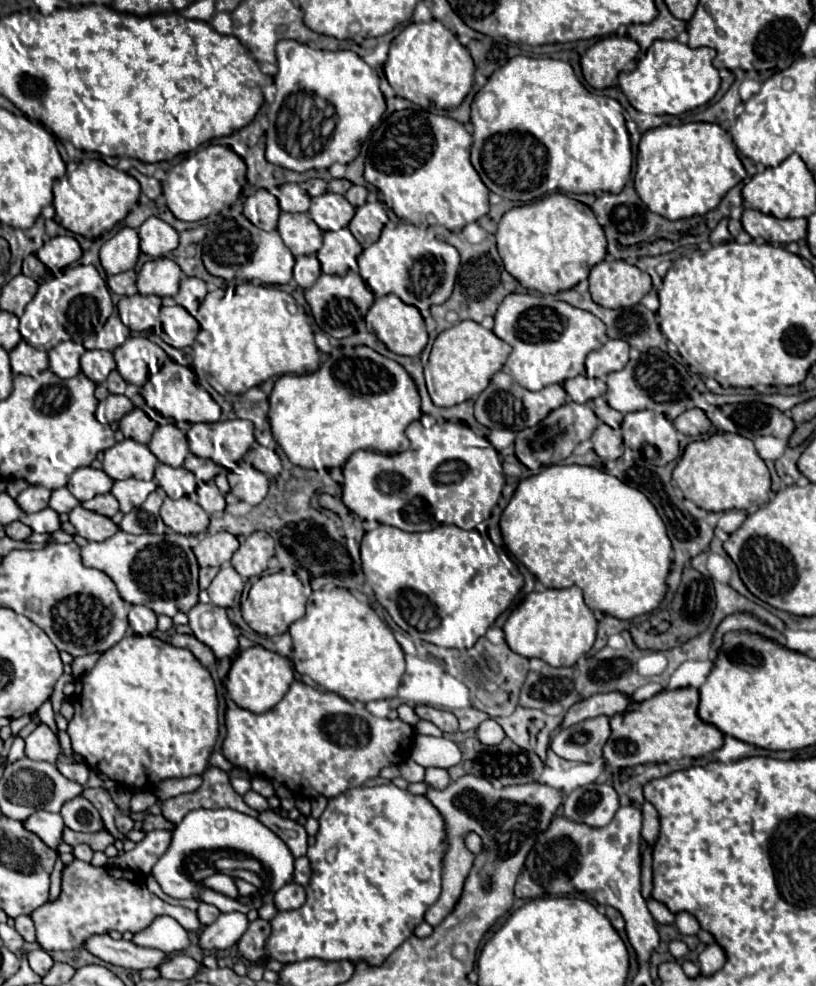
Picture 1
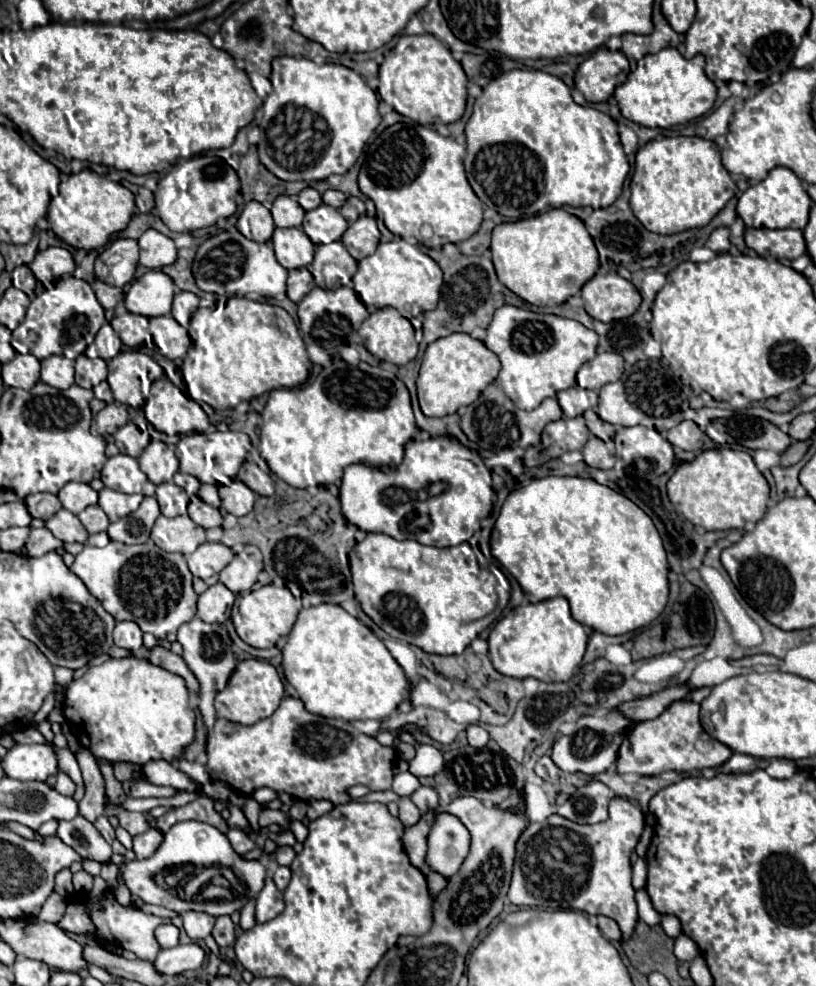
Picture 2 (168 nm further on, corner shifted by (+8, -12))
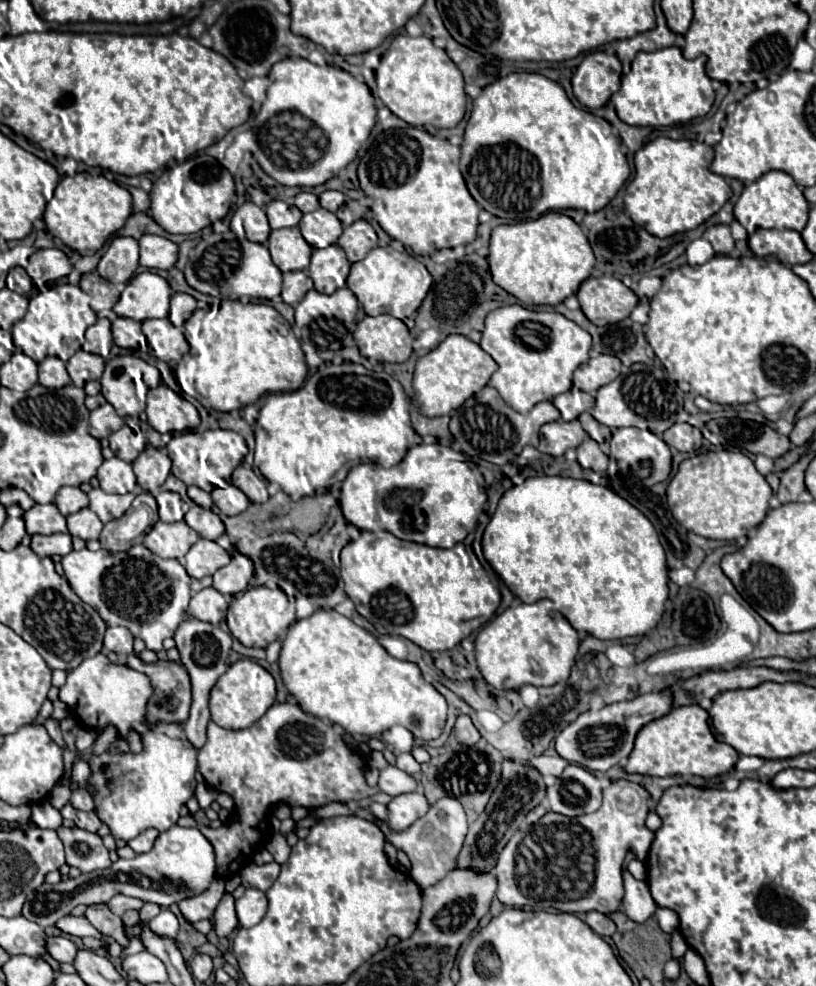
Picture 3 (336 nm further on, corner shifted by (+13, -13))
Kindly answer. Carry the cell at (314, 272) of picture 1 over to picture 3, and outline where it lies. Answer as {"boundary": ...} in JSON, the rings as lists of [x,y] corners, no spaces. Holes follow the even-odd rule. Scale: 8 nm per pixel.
{"boundary":[[[290,271],[283,273],[282,279],[282,299],[288,305],[298,305],[306,291],[312,289],[310,277],[304,271]]]}

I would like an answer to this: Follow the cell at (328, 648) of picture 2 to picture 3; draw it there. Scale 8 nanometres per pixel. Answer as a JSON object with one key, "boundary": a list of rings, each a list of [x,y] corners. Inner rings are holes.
{"boundary":[[[320,609],[314,615],[292,623],[286,639],[282,641],[278,663],[282,681],[302,711],[320,719],[328,719],[350,733],[372,737],[392,729],[394,725],[402,725],[410,729],[416,739],[430,741],[438,739],[444,729],[448,711],[446,699],[422,677],[420,667],[416,663],[392,657],[372,633],[364,631],[352,619],[336,613],[334,609]]]}

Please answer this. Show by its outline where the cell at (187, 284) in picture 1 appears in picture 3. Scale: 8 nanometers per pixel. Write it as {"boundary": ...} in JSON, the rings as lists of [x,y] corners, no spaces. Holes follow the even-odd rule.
{"boundary":[[[174,293],[170,299],[170,321],[182,329],[186,319],[194,313],[196,309],[196,299],[188,293]]]}

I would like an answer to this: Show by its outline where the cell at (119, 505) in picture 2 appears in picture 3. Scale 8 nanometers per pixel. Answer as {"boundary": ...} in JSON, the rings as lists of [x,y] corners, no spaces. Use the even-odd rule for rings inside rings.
{"boundary":[[[96,487],[96,489],[92,489],[92,491],[88,493],[88,499],[90,499],[90,505],[88,505],[88,507],[98,515],[98,519],[100,519],[102,523],[108,523],[108,521],[112,521],[112,519],[122,517],[122,515],[128,511],[128,507],[130,507],[132,501],[134,501],[134,495],[132,495],[132,493],[110,495],[110,493],[102,491],[100,487]]]}

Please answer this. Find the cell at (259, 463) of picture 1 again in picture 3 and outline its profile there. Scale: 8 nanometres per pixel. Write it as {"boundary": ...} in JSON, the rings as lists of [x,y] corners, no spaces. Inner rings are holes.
{"boundary":[[[238,465],[238,469],[234,469],[232,473],[232,485],[236,485],[252,503],[264,503],[268,501],[268,491],[266,491],[266,483],[252,471],[252,467],[248,465]]]}

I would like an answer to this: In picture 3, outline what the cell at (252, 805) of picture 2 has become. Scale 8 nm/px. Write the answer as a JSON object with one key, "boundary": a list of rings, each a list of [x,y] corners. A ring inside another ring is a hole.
{"boundary":[[[246,889],[246,893],[236,899],[236,917],[240,927],[252,927],[266,915],[266,895],[260,889]]]}

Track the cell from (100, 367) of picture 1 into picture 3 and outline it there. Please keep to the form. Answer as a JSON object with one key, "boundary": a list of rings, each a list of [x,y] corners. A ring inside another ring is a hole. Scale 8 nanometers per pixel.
{"boundary":[[[80,349],[68,359],[66,369],[68,369],[70,377],[72,377],[72,383],[78,385],[78,387],[84,387],[86,381],[102,377],[102,373],[104,373],[104,359],[100,355],[86,353],[86,351]]]}

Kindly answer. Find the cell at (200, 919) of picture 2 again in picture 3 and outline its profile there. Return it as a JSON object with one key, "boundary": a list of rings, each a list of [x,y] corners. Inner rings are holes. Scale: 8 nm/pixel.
{"boundary":[[[218,877],[210,883],[206,891],[202,891],[200,895],[182,899],[178,907],[190,923],[196,923],[200,919],[210,919],[214,913],[214,905],[218,905],[218,897],[222,897],[222,893],[224,893],[224,879]]]}

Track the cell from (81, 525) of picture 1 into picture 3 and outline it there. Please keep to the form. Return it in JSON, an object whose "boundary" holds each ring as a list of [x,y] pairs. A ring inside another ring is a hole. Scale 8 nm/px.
{"boundary":[[[36,503],[32,509],[24,511],[24,523],[26,523],[28,535],[34,535],[34,533],[50,535],[50,533],[66,533],[68,531],[66,519],[58,511],[56,505]]]}

